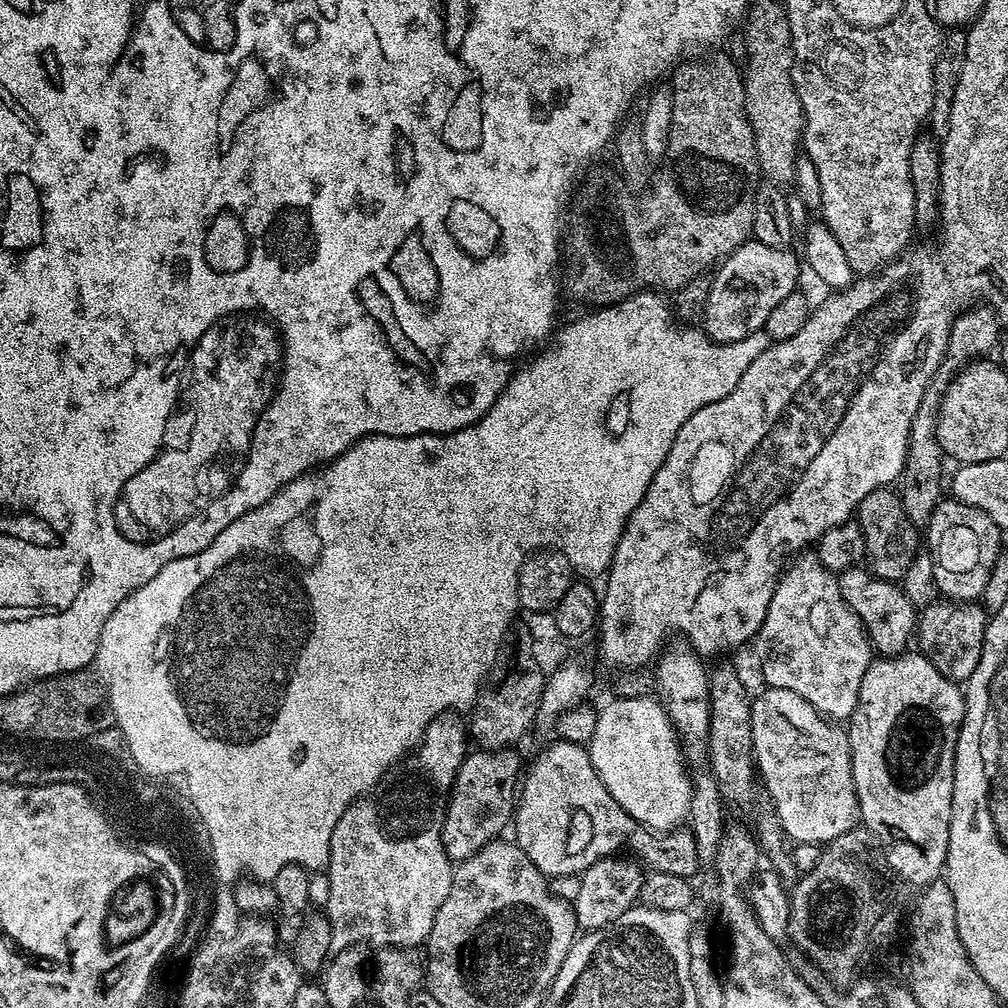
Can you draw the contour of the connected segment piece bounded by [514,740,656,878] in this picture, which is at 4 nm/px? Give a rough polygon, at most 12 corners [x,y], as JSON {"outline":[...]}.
{"outline":[[587,747],[527,765],[515,843],[546,878],[628,843],[656,860]]}

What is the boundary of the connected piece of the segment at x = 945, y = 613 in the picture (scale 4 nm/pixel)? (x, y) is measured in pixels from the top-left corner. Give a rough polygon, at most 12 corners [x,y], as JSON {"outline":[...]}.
{"outline":[[976,602],[919,613],[919,651],[948,680],[967,682],[989,617]]}

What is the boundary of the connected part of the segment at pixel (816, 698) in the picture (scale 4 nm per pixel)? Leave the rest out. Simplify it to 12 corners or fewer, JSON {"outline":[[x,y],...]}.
{"outline":[[816,554],[777,579],[754,641],[765,685],[856,708],[874,649]]}

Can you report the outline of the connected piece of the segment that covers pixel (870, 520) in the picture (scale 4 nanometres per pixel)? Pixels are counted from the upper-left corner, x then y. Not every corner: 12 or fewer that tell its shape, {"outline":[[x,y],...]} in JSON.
{"outline":[[888,486],[857,508],[865,559],[879,580],[903,581],[918,529]]}

